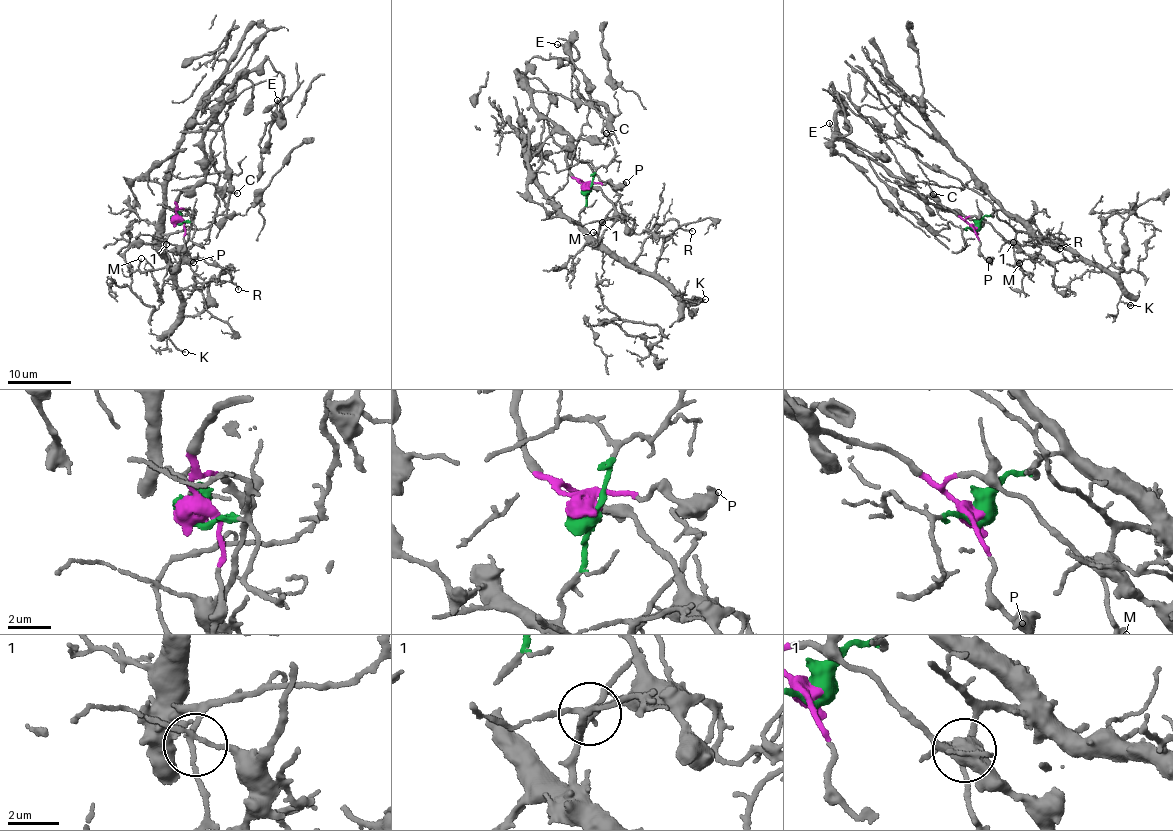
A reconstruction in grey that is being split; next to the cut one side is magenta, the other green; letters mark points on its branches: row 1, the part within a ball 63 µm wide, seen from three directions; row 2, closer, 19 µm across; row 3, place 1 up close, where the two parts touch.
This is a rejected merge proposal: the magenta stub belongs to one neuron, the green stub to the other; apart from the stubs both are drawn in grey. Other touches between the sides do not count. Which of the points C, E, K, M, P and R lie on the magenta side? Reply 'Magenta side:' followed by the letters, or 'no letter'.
Magenta side: C, E, P

